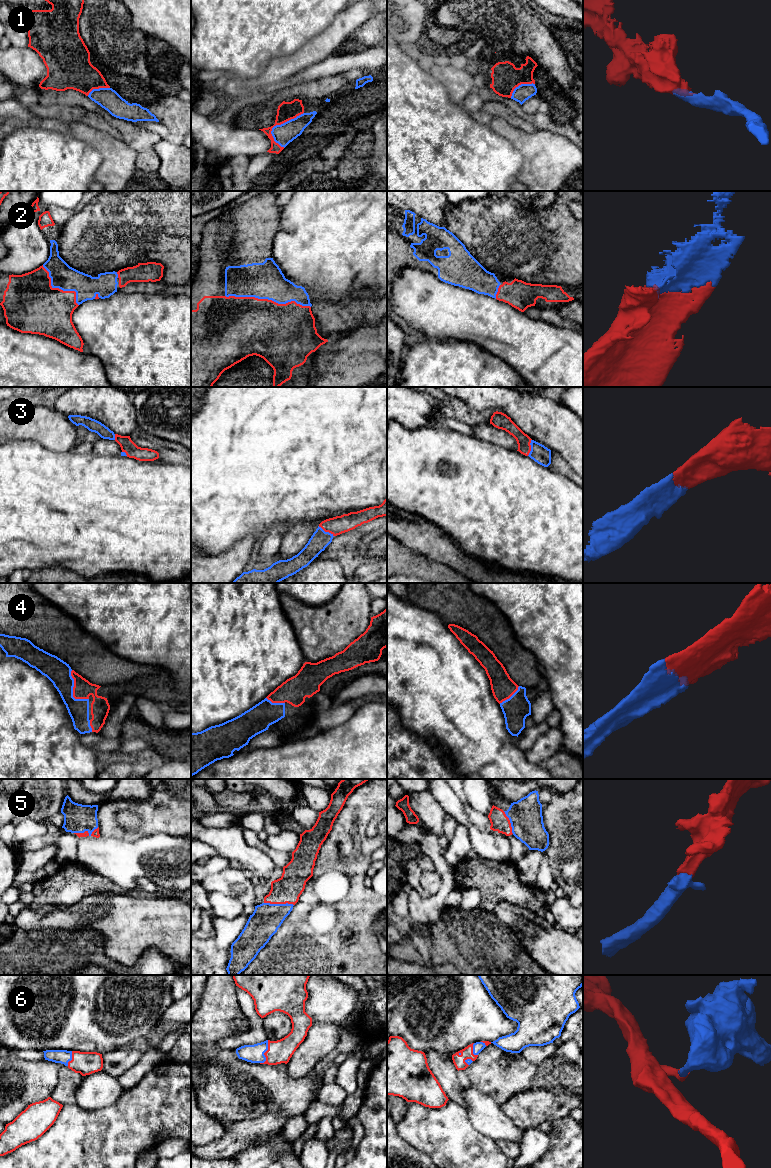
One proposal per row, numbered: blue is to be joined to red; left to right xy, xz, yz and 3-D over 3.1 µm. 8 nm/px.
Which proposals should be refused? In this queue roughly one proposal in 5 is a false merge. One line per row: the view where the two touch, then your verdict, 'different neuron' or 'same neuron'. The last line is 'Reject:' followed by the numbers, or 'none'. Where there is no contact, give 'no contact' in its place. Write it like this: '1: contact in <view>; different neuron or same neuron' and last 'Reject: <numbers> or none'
1: contact in xz; same neuron
2: contact in xz; same neuron
3: contact in xz; same neuron
4: contact in xy; same neuron
5: contact in xz; same neuron
6: contact in xz; same neuron
Reject: none

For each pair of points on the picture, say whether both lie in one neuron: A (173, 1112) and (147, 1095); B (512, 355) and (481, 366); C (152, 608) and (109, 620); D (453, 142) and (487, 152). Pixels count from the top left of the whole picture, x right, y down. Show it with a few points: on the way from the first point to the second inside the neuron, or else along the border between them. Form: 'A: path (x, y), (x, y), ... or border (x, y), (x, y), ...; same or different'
A: path (167, 1108), (158, 1106), (153, 1101); same
B: border (480, 348), (501, 358), (519, 374); different
C: path (141, 608), (120, 609); same
D: path (461, 150), (463, 152), (479, 152); same

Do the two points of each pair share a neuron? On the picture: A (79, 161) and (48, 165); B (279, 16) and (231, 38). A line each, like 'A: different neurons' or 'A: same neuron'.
A: same neuron
B: same neuron

